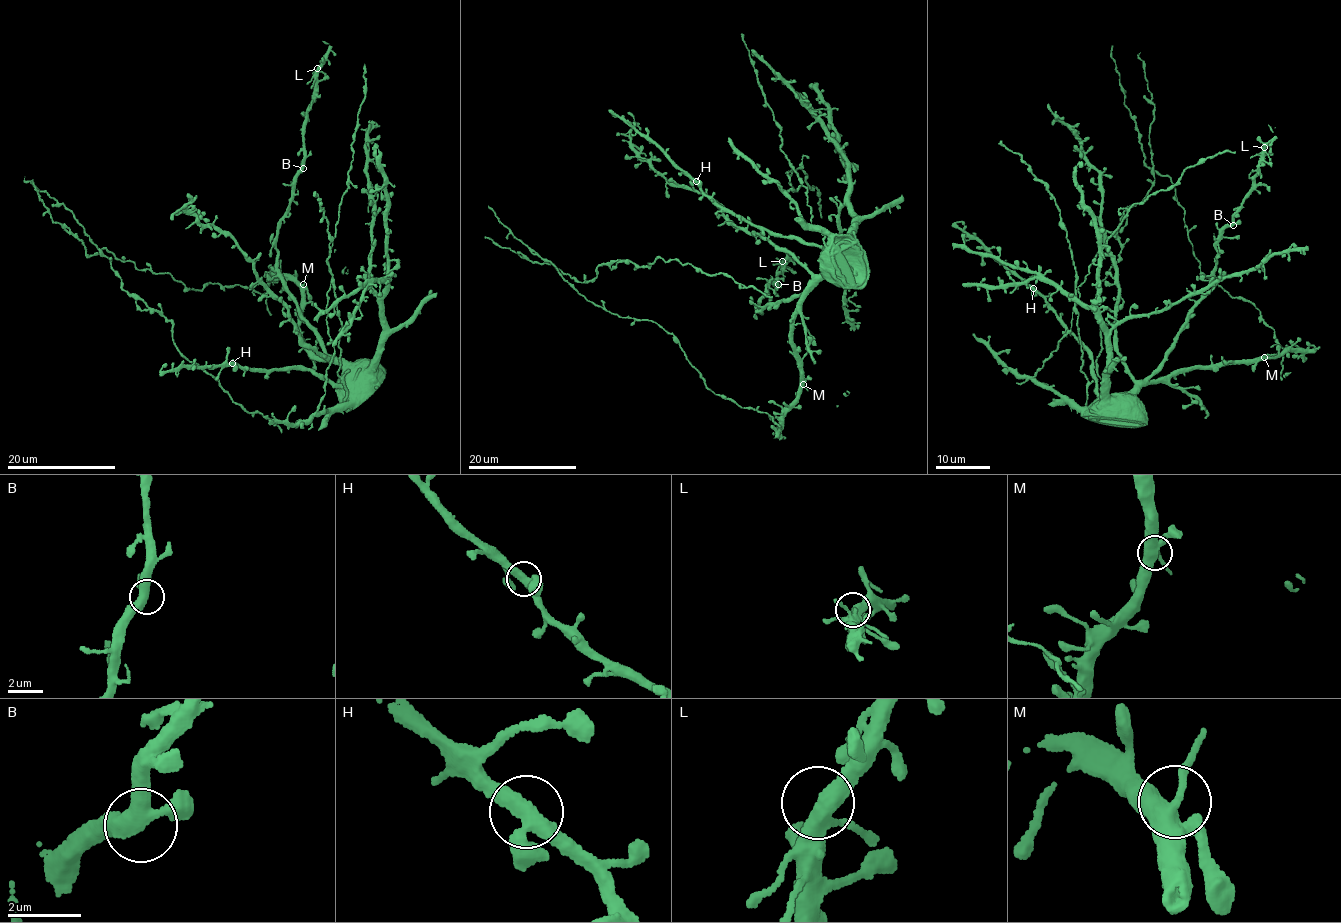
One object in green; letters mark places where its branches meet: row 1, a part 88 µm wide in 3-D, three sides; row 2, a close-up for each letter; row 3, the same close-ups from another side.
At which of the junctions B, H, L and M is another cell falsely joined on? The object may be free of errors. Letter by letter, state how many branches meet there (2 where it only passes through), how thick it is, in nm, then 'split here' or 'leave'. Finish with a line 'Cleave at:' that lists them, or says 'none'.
B: 3 branches meet; 400 nm thick; leave
H: 3 branches meet; 380 nm thick; leave
L: 3 branches meet; 360 nm thick; leave
M: 3 branches meet; 400 nm thick; leave
Cleave at: none

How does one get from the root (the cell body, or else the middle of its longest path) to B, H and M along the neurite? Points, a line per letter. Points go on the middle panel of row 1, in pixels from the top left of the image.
B: (838, 250), (826, 261), (824, 278), (759, 312), (757, 303), (765, 294), (766, 281), (778, 284)
H: (838, 250), (832, 246), (807, 245), (760, 230), (716, 206), (696, 181)
M: (838, 250), (826, 261), (826, 274), (801, 301), (793, 323), (793, 345), (803, 384)

